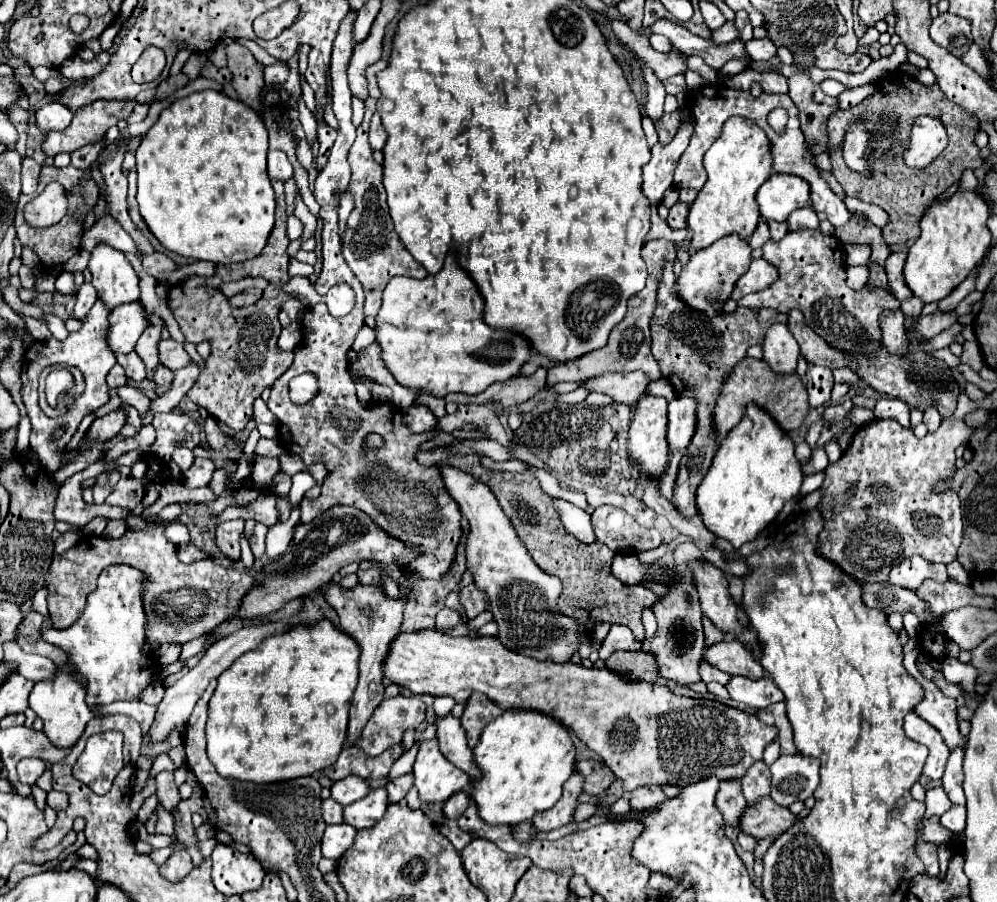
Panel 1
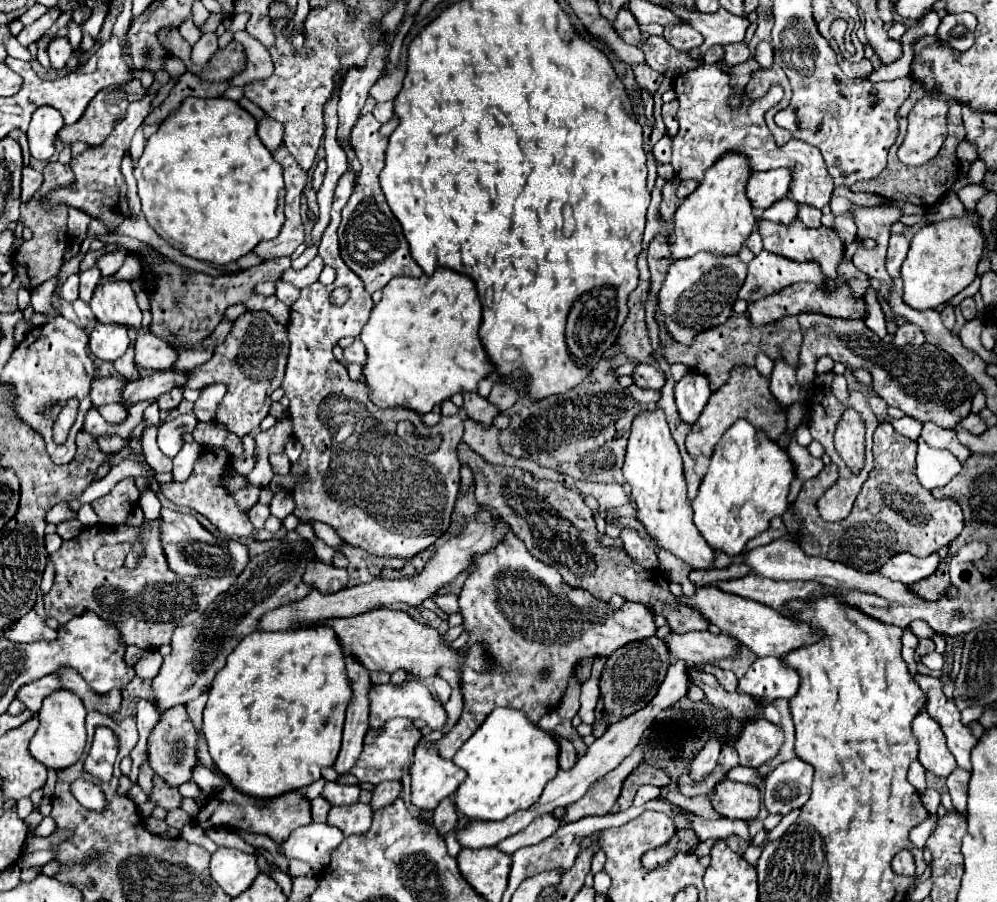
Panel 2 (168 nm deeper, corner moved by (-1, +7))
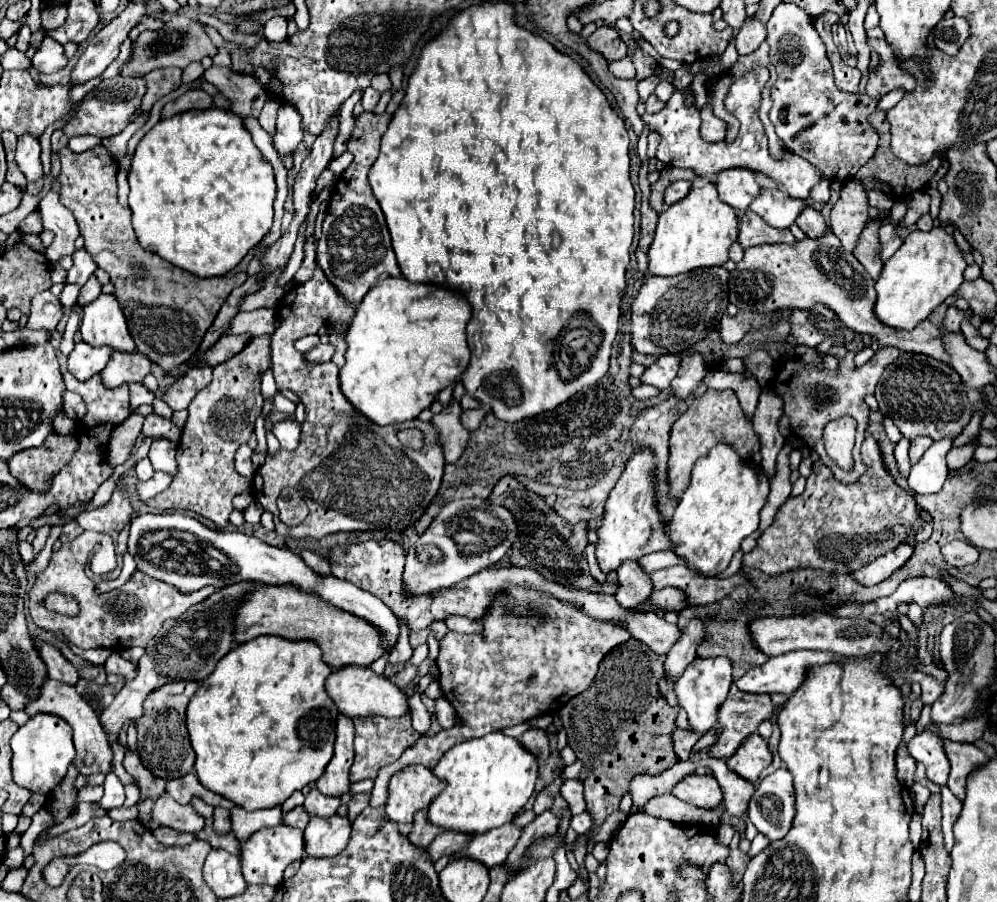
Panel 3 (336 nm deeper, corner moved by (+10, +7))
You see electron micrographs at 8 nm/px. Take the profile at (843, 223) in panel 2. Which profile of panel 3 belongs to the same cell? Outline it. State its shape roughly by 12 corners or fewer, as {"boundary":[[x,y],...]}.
{"boundary":[[779,4],[769,120],[837,182],[877,150],[877,100],[835,88],[807,12]]}

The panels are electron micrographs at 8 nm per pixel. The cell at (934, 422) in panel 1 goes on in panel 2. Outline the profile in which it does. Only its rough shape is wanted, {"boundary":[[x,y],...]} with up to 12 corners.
{"boundary":[[924,424],[920,438],[968,460],[970,448],[958,442],[956,430]]}

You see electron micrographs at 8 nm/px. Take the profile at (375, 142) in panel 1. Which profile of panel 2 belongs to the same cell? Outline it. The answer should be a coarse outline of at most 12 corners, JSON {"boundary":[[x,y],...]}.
{"boundary":[[392,102],[376,104],[374,118],[380,124],[392,120]]}

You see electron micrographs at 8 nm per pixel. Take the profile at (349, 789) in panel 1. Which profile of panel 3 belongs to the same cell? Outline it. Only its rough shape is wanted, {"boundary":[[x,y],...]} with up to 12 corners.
{"boundary":[[311,790],[303,804],[309,816],[329,818],[339,808],[339,798]]}

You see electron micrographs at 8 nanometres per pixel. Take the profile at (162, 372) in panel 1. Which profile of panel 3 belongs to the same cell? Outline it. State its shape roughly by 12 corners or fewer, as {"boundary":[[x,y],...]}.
{"boundary":[[149,414],[143,436],[177,442],[181,430],[173,422]]}

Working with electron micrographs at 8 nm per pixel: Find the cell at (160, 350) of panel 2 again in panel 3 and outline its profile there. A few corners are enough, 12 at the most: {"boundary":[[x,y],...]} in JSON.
{"boundary":[[113,352],[101,370],[105,388],[141,382],[153,362],[139,352]]}

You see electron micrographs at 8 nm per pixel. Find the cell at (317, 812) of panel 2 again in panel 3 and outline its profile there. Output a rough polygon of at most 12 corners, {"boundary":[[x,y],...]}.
{"boundary":[[301,806],[285,814],[283,824],[305,830],[309,822]]}

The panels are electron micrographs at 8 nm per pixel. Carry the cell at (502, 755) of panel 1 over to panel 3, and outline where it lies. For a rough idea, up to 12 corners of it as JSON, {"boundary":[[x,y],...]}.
{"boundary":[[491,732],[433,768],[427,808],[443,830],[485,834],[513,820],[537,758]]}

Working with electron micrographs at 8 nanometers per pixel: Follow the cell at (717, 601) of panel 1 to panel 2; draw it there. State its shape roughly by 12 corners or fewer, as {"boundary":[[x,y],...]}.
{"boundary":[[662,408],[640,412],[622,466],[636,516],[692,570],[714,550],[692,522]]}

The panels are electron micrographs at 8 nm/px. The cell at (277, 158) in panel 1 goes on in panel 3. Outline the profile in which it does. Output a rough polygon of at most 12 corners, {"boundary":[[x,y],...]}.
{"boundary":[[211,66],[203,78],[239,116],[259,116],[267,92],[253,76]]}

